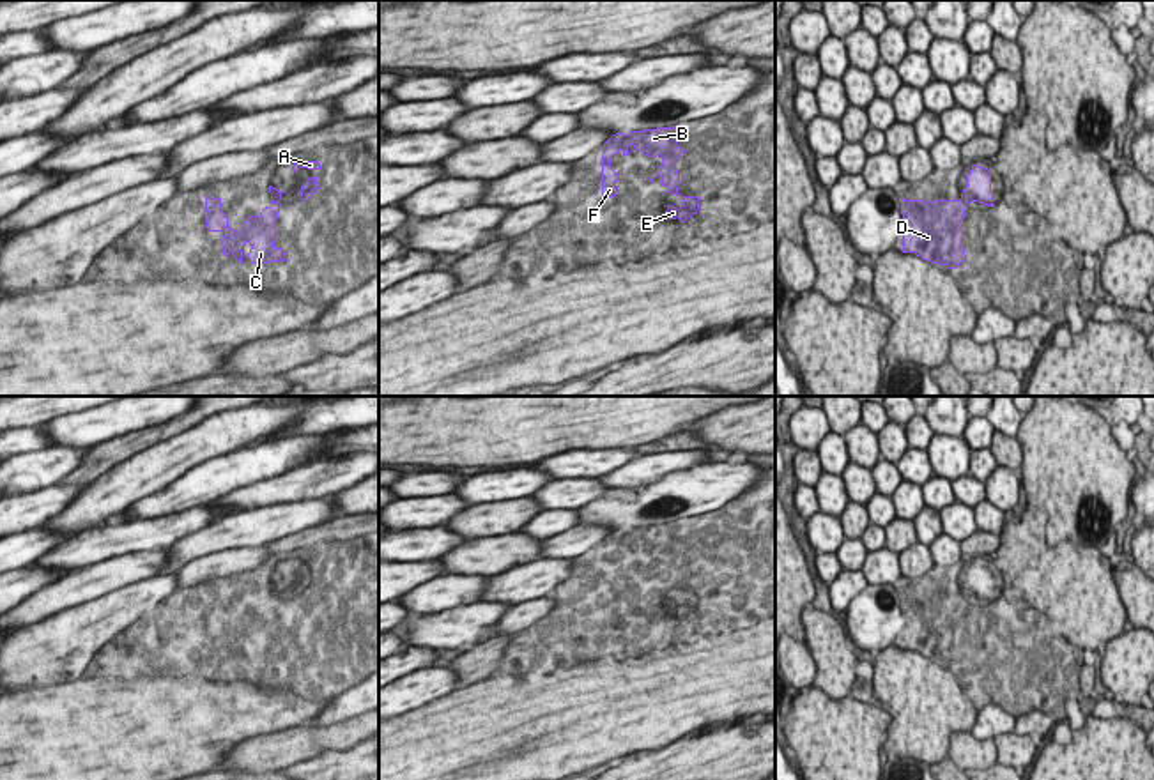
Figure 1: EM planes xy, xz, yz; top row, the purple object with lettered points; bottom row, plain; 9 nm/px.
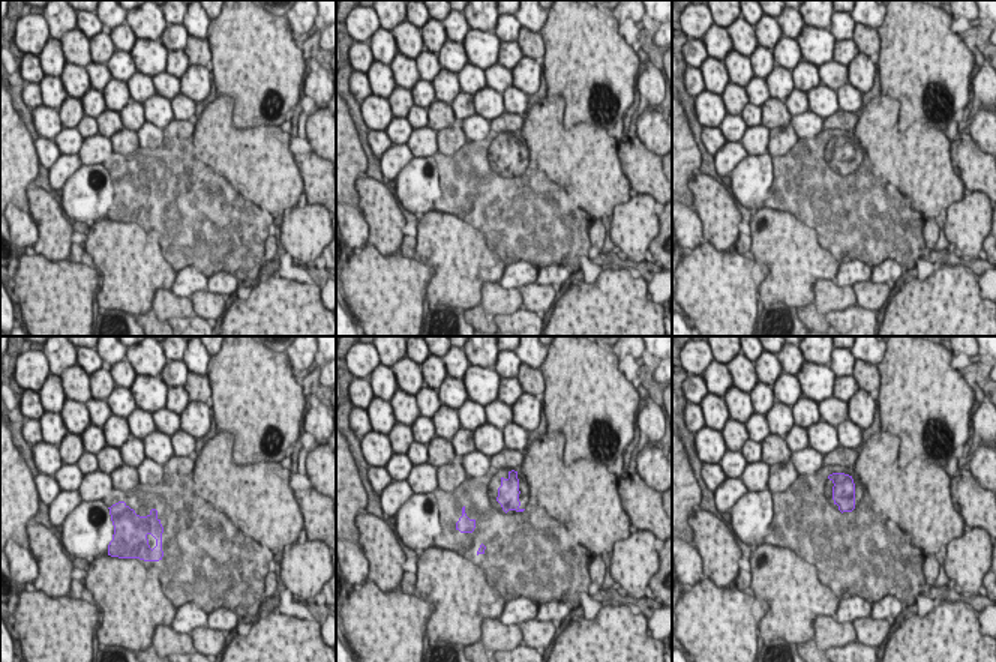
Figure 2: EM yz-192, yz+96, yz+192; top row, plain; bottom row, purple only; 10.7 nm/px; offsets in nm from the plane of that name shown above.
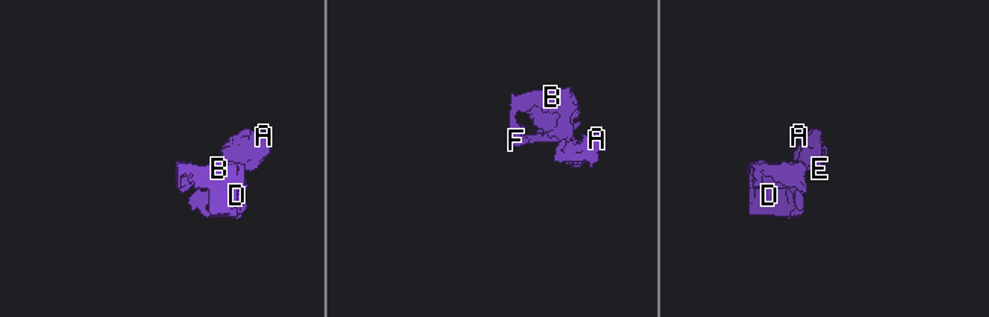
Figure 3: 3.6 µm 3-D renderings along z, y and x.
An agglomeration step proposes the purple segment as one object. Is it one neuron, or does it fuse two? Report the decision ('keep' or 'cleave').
cleave

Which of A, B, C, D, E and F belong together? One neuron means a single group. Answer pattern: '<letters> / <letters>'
A E / B C D F

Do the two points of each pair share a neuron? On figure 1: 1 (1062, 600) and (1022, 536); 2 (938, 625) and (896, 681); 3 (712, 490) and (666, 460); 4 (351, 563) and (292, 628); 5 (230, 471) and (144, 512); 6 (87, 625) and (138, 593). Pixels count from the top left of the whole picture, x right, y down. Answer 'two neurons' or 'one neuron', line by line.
1: one neuron
2: two neurons
3: two neurons
4: one neuron
5: one neuron
6: one neuron

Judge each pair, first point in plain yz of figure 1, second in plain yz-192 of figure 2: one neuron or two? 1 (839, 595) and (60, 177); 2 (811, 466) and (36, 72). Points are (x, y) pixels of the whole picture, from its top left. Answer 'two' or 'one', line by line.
1: one
2: one

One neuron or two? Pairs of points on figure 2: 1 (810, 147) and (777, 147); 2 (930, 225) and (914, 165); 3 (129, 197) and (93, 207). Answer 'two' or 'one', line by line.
1: one
2: two
3: one

